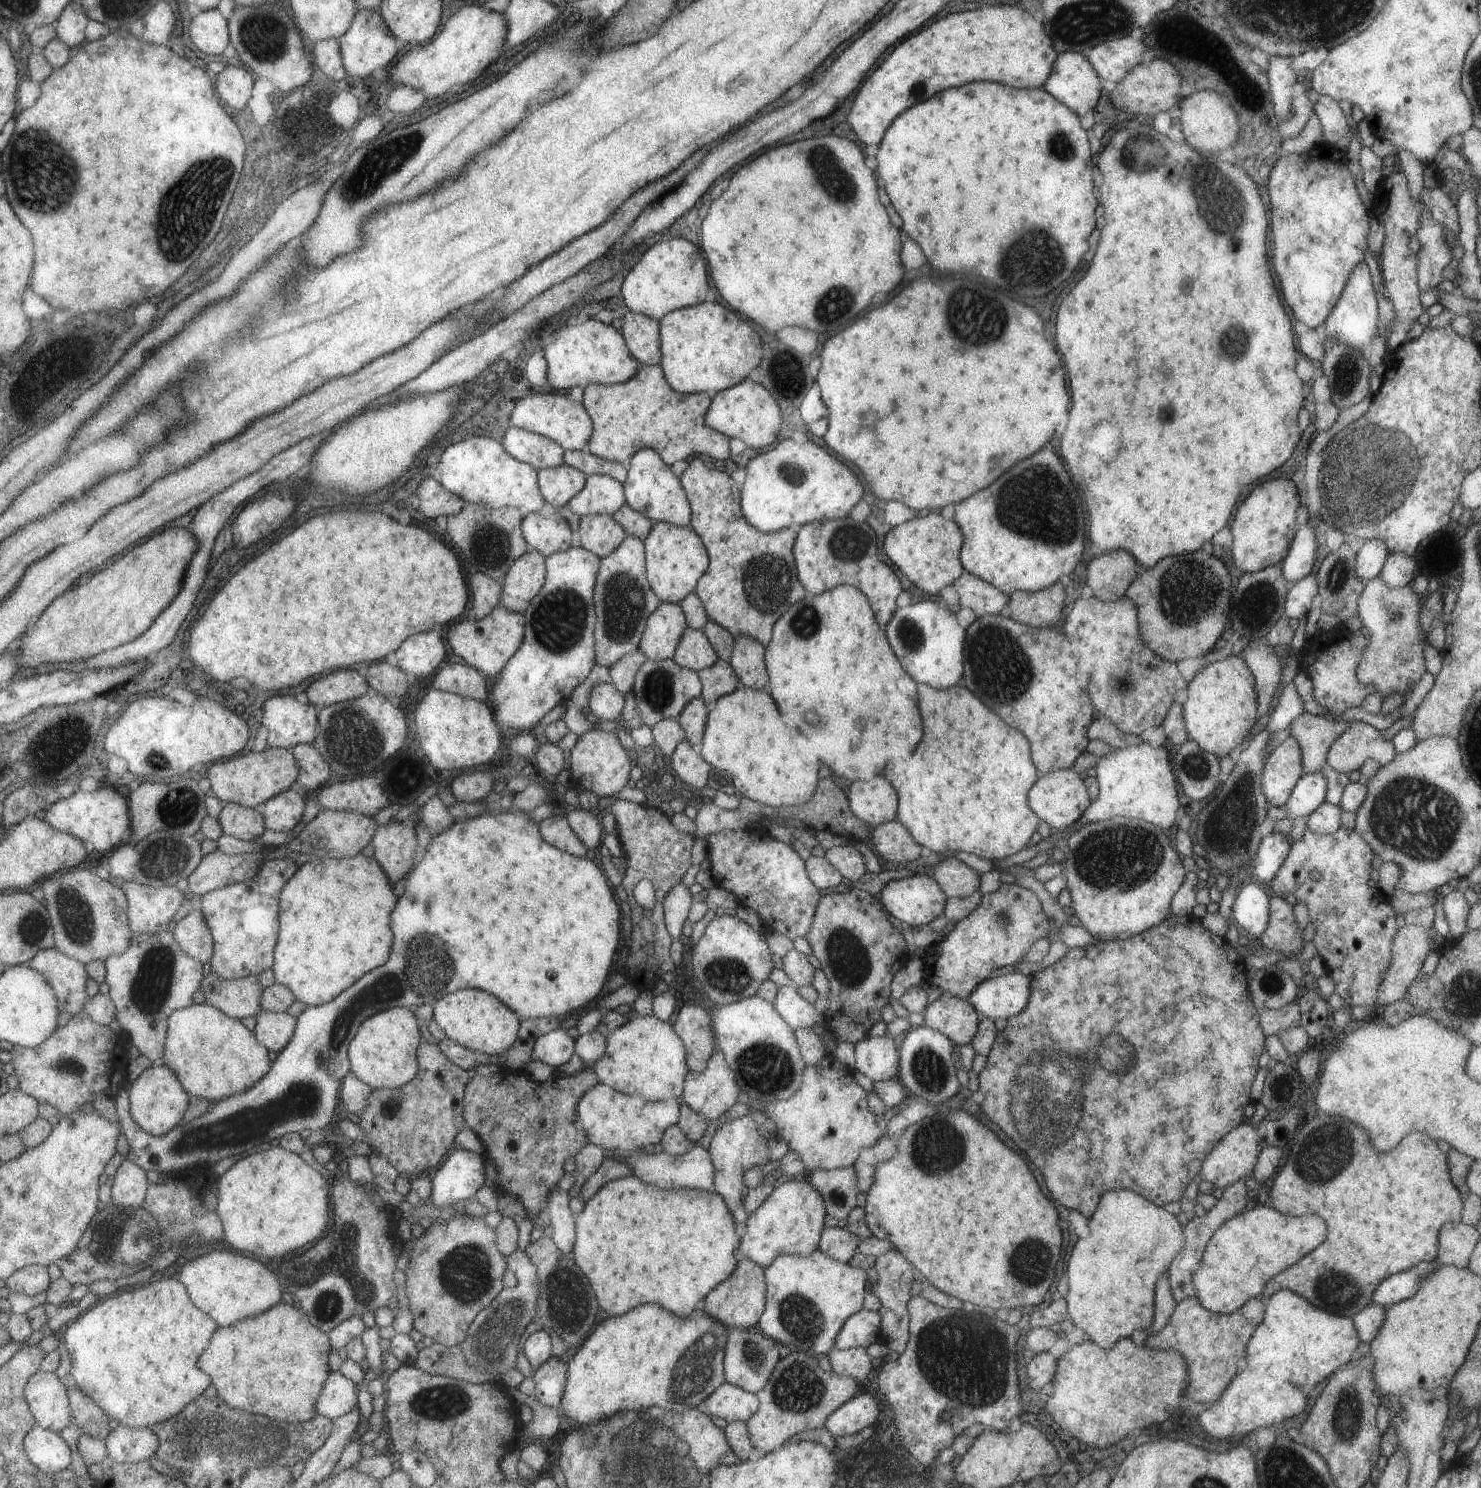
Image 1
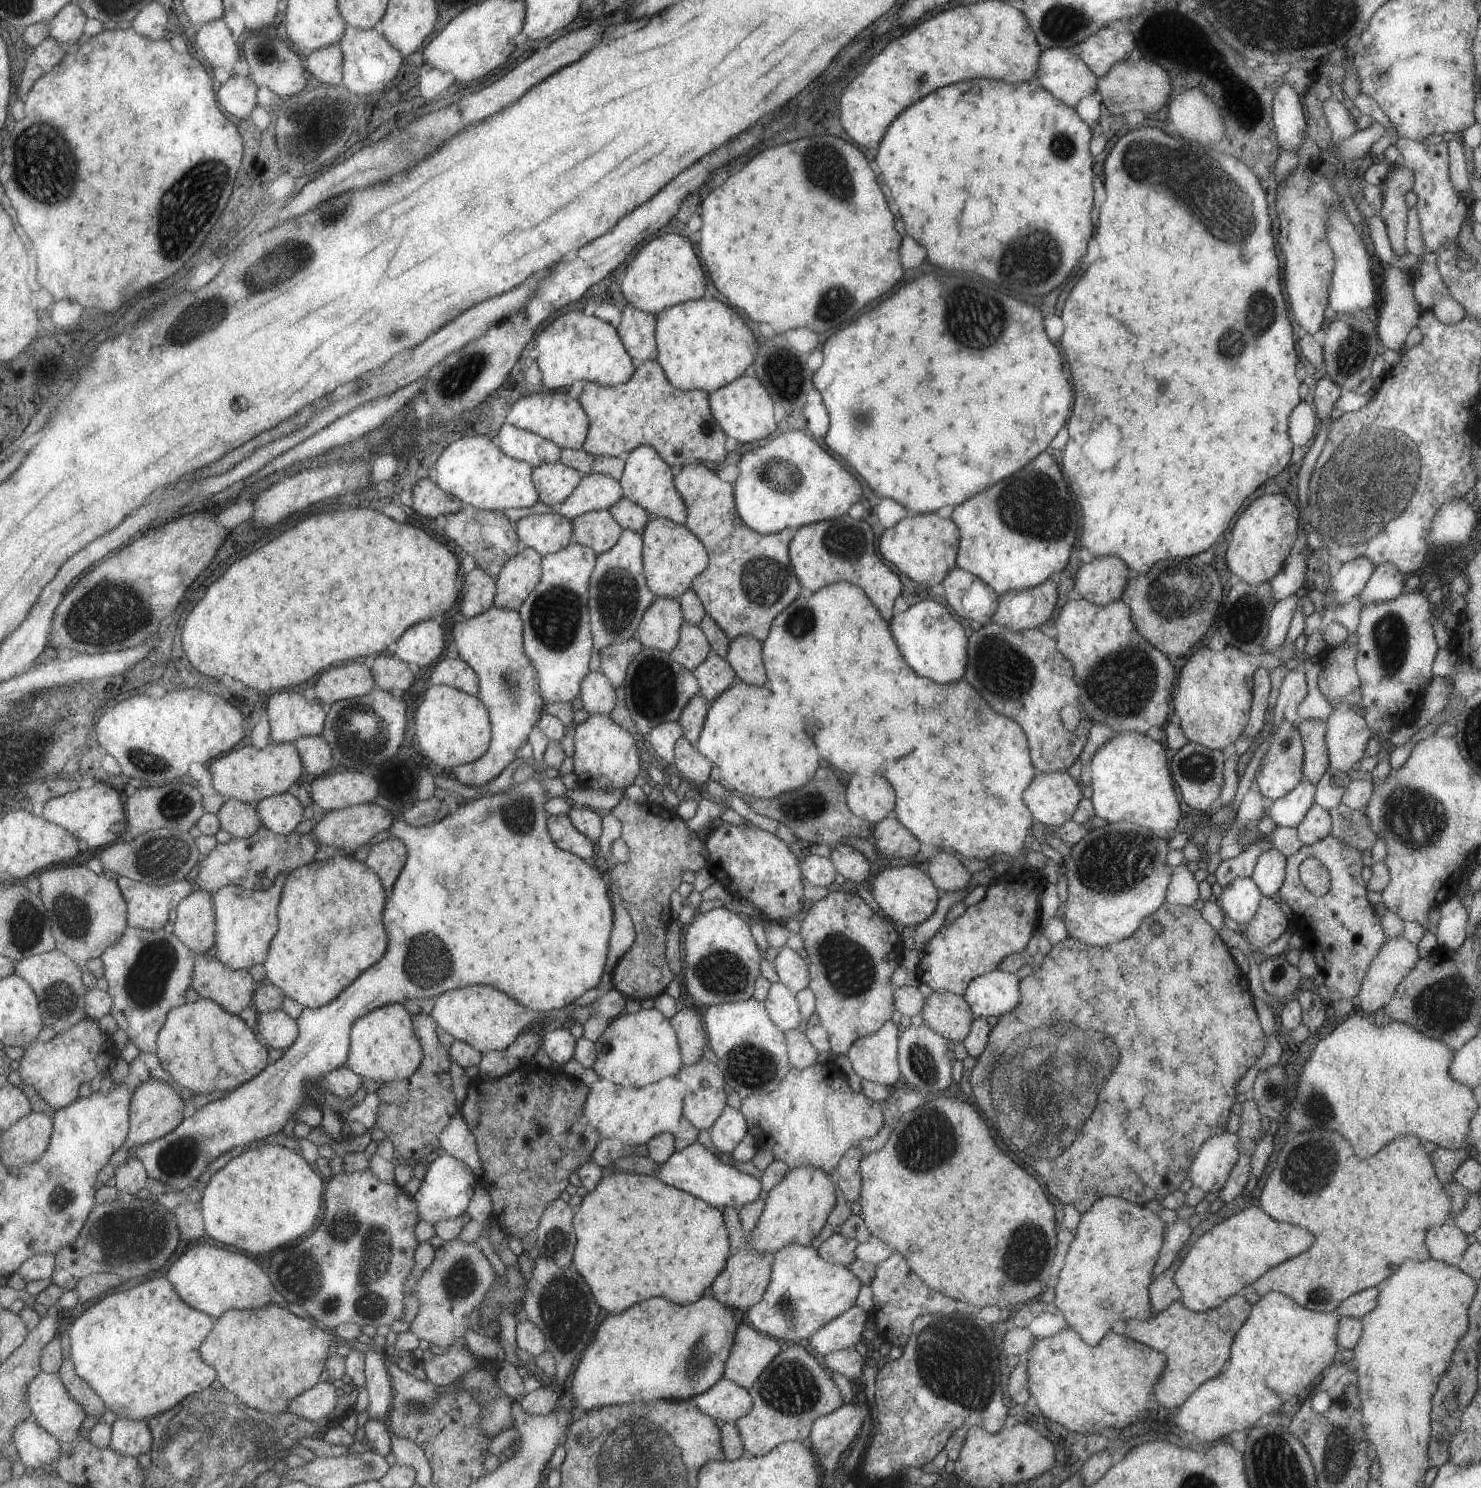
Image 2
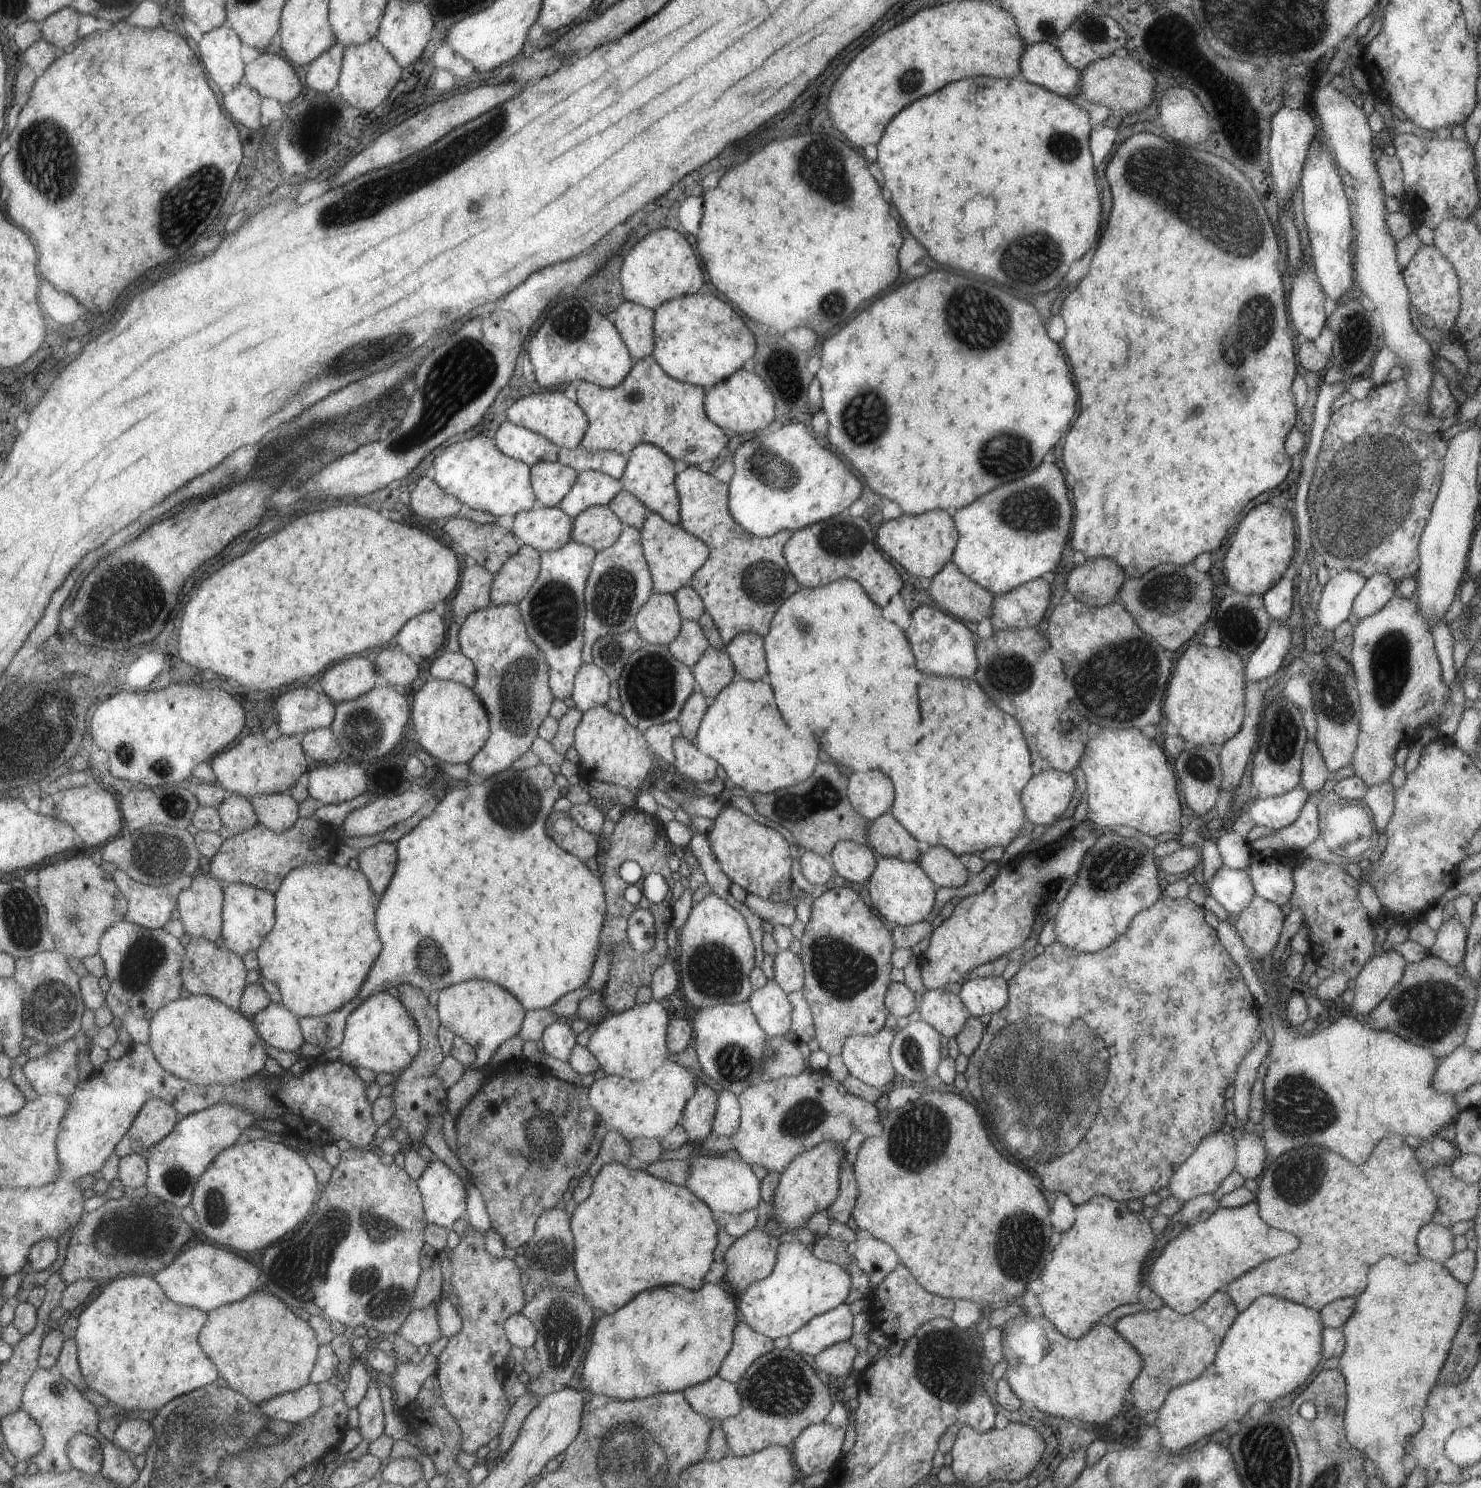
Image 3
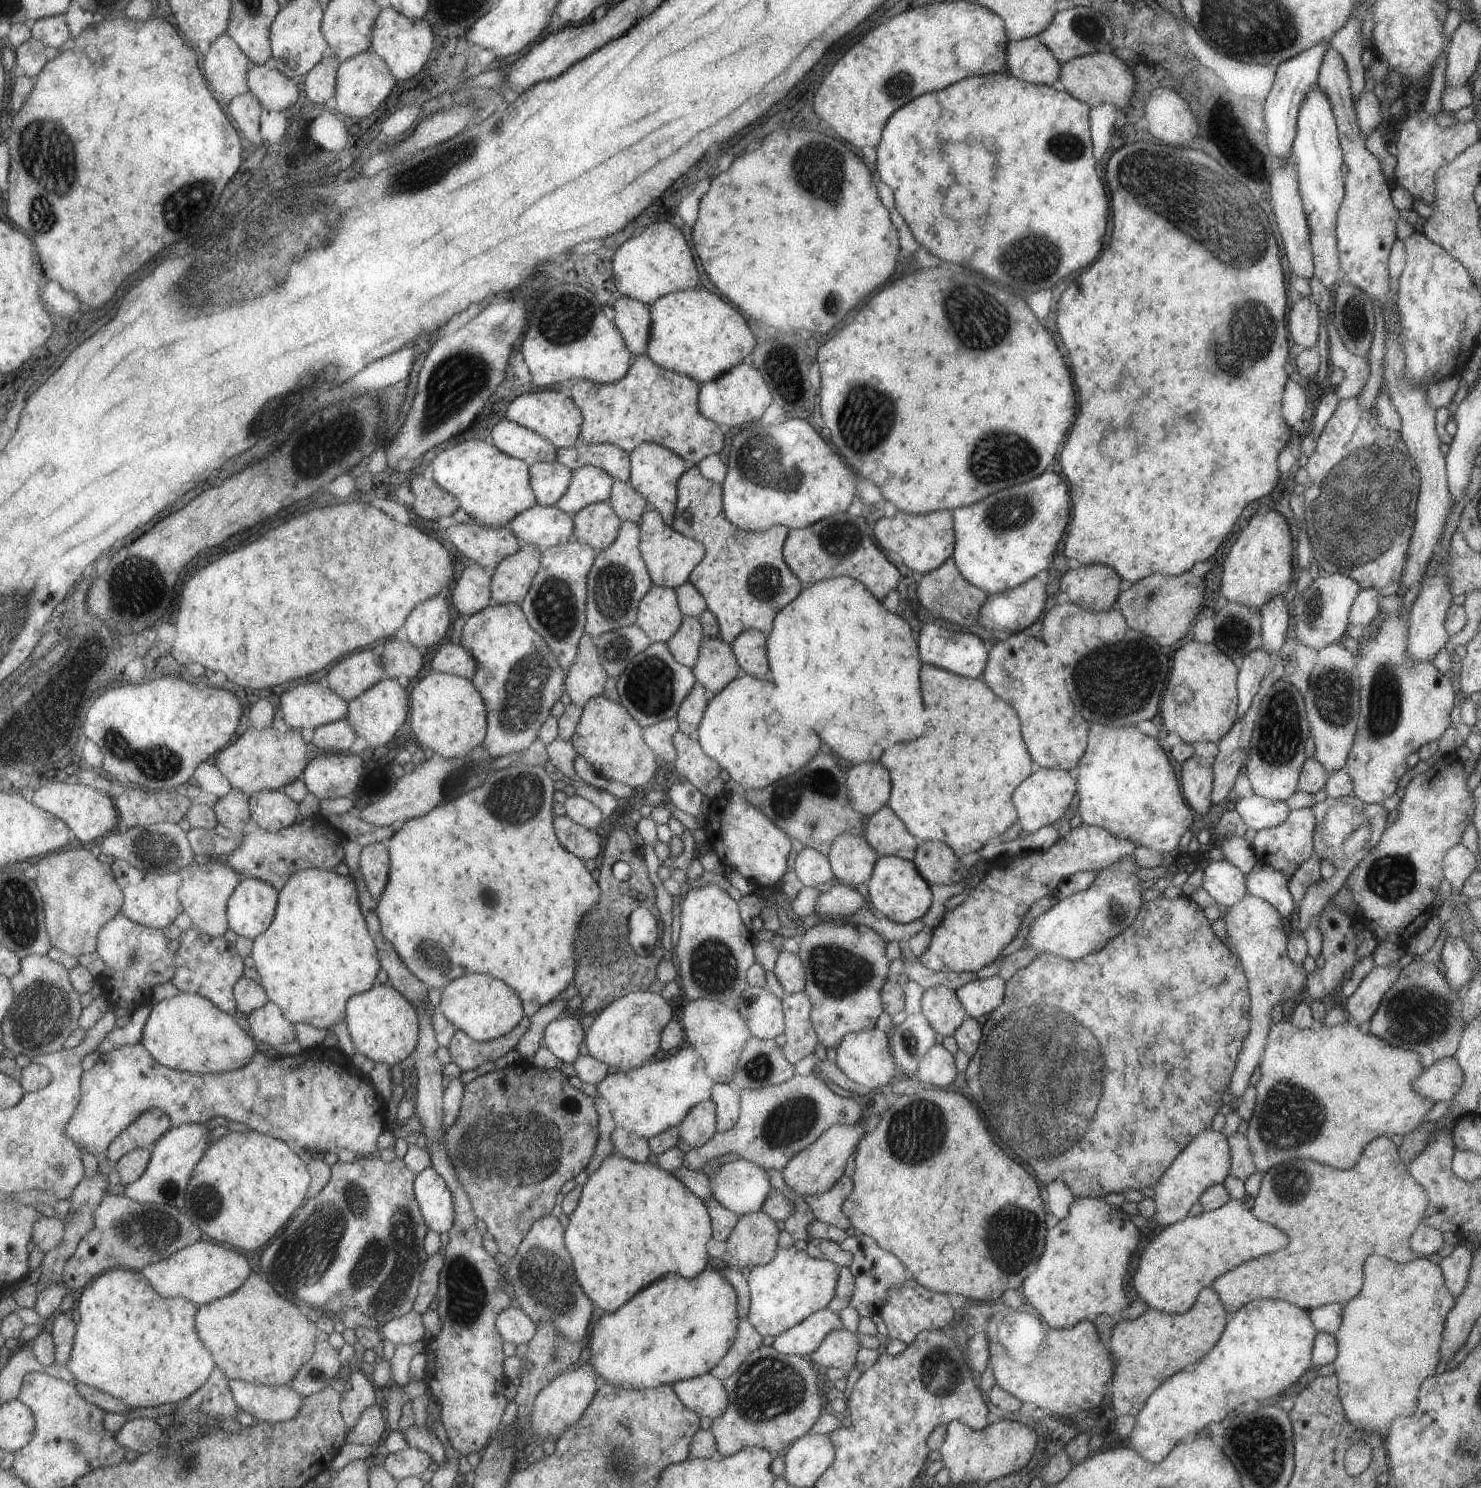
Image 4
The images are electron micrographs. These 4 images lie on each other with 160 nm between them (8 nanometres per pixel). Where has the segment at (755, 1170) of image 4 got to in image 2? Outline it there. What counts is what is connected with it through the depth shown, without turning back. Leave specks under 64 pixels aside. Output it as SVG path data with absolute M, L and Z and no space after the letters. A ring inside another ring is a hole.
M696 1142L681 1150L673 1151L665 1162L656 1166L654 1177L667 1186L692 1194L719 1210L728 1206L739 1209L741 1205L754 1201L762 1189L759 1179L721 1162L714 1153Z

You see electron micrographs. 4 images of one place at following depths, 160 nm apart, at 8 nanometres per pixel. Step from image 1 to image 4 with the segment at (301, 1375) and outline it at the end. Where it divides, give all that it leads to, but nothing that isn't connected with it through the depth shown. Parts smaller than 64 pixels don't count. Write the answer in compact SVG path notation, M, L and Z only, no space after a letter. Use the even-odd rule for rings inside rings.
M249 1272L247 1280L233 1294L199 1306L194 1318L197 1338L209 1350L214 1365L227 1378L257 1385L287 1385L301 1364L306 1364L318 1340L317 1328L295 1304L277 1296L259 1276Z

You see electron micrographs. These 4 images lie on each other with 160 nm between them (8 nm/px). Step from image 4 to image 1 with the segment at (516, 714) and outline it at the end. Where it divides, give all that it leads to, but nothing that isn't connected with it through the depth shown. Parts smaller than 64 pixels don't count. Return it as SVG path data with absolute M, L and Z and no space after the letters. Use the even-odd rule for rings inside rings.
M495 606L484 617L480 619L468 618L463 622L455 622L451 626L446 626L444 632L452 652L461 656L469 666L478 670L491 682L495 680L496 674L521 644L524 625L522 613L511 612L501 606ZM487 767L465 770L453 779L450 792L457 803L481 801L491 791L492 781Z

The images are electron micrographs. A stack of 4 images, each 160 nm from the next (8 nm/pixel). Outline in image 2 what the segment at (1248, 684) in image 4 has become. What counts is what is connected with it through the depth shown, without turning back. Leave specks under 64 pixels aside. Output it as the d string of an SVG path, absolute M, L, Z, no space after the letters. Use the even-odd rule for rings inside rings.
M1302 590L1286 596L1284 599L1279 599L1270 612L1270 619L1268 622L1268 633L1264 639L1263 646L1265 652L1272 653L1285 640L1289 620L1297 608L1297 600L1302 599Z

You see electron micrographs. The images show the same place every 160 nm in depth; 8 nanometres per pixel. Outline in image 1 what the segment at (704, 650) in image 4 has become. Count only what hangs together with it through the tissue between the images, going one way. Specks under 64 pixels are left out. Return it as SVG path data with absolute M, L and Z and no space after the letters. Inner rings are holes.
M717 659L709 668L698 670L702 684L700 697L710 707L720 697L740 686L739 679L728 661Z

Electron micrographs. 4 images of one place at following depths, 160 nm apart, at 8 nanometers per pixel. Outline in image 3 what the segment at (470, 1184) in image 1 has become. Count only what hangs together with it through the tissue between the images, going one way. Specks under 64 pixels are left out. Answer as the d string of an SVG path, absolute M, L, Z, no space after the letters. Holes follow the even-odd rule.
M433 1159L429 1162L427 1168L421 1172L421 1176L417 1178L416 1186L427 1223L450 1230L452 1224L465 1215L466 1188L463 1188L461 1178L453 1170L449 1170L441 1160Z

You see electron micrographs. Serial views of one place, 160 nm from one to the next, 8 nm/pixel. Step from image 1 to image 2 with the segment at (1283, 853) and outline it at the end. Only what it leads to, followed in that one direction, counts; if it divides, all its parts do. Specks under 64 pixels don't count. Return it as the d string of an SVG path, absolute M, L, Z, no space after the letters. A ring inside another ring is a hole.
M1269 846L1259 854L1250 877L1262 892L1263 897L1277 897L1284 879L1285 867L1286 856L1283 856L1276 848Z

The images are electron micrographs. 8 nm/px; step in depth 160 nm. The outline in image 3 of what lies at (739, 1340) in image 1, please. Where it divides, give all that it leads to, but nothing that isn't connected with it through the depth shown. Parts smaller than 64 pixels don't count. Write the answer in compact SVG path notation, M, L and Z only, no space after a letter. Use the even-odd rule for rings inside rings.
M736 1320L732 1330L732 1347L721 1362L717 1376L731 1384L743 1376L745 1368L759 1356L773 1349L773 1341Z

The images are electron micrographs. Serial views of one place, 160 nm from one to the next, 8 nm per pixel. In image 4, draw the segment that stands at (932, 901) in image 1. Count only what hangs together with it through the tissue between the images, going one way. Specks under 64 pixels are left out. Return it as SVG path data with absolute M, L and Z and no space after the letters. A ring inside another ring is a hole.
M881 856L867 883L870 905L883 917L899 924L922 918L931 906L930 886L919 876L913 862L893 856Z

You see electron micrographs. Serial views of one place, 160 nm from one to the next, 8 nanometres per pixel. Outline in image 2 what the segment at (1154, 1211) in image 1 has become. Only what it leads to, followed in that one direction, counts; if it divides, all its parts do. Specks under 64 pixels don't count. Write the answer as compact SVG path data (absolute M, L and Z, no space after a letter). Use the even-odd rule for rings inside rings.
M1115 1196L1098 1198L1085 1214L1081 1214L1079 1228L1075 1232L1073 1242L1069 1244L1065 1264L1059 1272L1054 1305L1070 1329L1075 1331L1085 1344L1094 1347L1111 1331L1114 1322L1129 1319L1148 1321L1153 1316L1153 1310L1149 1306L1148 1286L1153 1279L1152 1268L1163 1244L1165 1227L1166 1224L1159 1215L1147 1209L1145 1205L1138 1205Z

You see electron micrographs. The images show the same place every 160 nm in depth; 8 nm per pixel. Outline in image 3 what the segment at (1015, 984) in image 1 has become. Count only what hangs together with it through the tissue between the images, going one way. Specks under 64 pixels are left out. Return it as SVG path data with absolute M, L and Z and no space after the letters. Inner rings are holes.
M999 976L967 979L957 995L971 1016L977 1018L992 1015L1008 1002L1007 983Z

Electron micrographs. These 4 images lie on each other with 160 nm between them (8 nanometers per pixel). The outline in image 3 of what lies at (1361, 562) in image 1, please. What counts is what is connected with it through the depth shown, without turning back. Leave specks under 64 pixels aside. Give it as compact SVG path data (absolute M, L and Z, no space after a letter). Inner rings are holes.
M1351 570L1331 572L1316 604L1315 632L1318 630L1331 632L1343 620L1347 621L1353 600L1365 582L1366 579L1361 574Z

